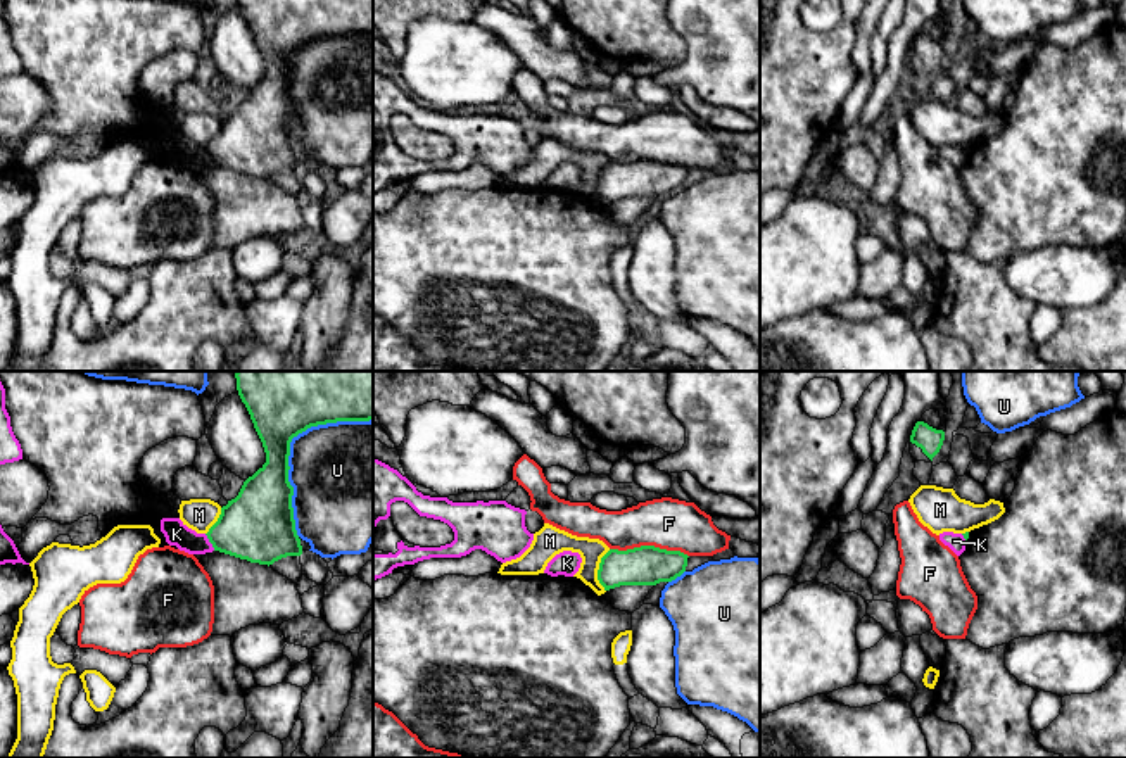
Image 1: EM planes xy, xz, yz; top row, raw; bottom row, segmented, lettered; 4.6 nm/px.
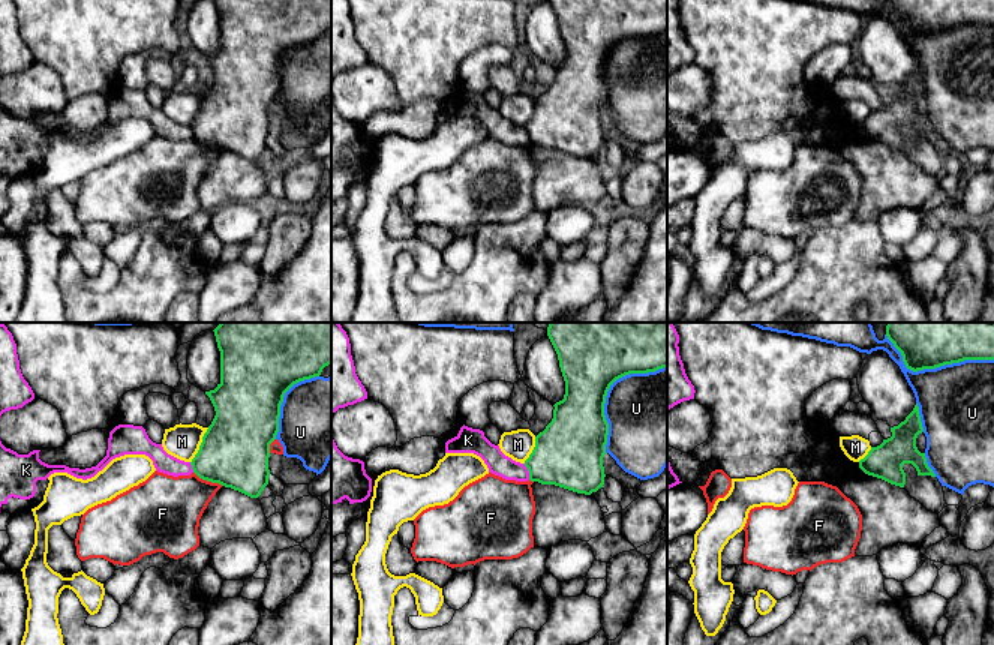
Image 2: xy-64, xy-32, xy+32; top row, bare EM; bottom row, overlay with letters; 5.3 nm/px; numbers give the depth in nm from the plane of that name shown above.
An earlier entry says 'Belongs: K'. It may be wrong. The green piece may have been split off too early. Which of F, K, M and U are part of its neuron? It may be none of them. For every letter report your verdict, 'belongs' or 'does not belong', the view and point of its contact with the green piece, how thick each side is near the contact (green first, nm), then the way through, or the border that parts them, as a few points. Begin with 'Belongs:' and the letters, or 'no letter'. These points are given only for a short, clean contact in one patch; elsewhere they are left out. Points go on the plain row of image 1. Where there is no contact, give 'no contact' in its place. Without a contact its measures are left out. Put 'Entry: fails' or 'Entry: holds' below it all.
Belongs: no letter
F: does not belong; contact xz (650, 159); calibres 190 and 240 nm
K: does not belong; contact xy (209, 154); calibres 340 and 110 nm; border xy (204, 147), (215, 163)
M: does not belong; contact xz (598, 183); calibres 190 and 130 nm
U: does not belong; contact xy (289, 61); calibres 260 and 440 nm
Entry: fails

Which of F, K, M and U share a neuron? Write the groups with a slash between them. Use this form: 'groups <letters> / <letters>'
groups F / K / M / U

